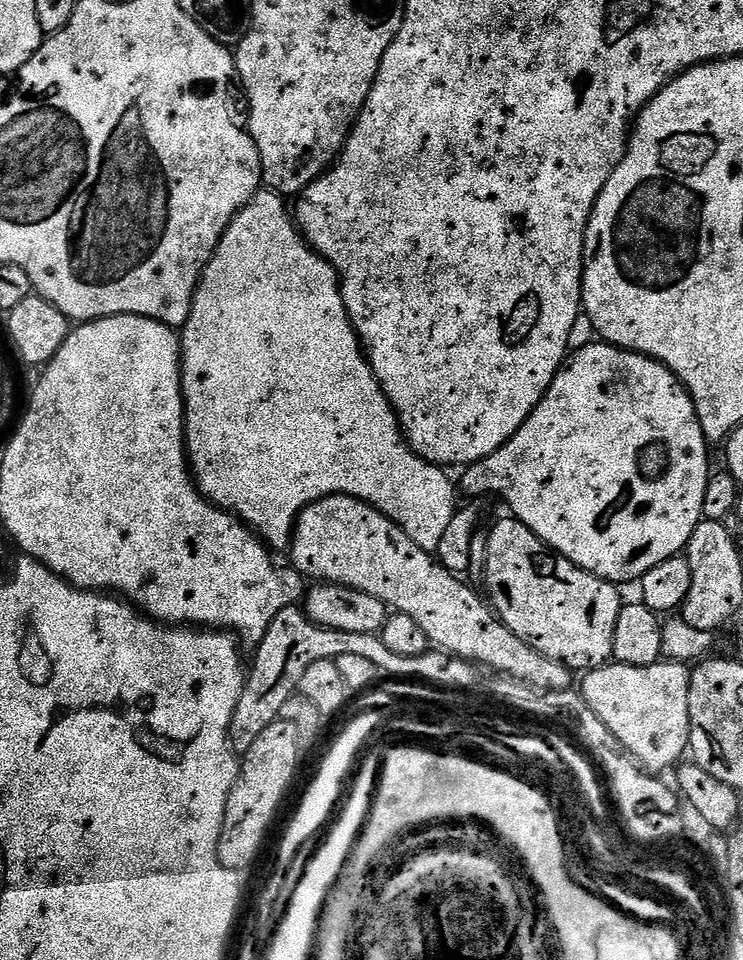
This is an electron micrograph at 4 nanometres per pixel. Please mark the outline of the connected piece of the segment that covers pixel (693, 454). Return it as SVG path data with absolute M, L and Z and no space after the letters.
M593 342L584 349L573 351L564 361L564 367L554 378L554 382L546 390L542 402L522 422L520 429L507 440L493 456L482 458L478 462L467 465L458 476L458 488L468 496L488 496L493 492L508 503L513 517L521 520L535 536L542 538L544 544L551 546L559 556L574 562L582 570L594 574L609 584L625 586L631 582L639 582L646 573L654 570L658 562L666 562L666 558L681 555L687 549L694 530L704 519L702 498L706 498L706 486L710 475L708 468L708 451L710 445L704 438L698 414L694 410L694 402L688 397L687 390L680 379L658 360L651 356L641 356L638 352L630 352L626 348L617 348L607 342Z

